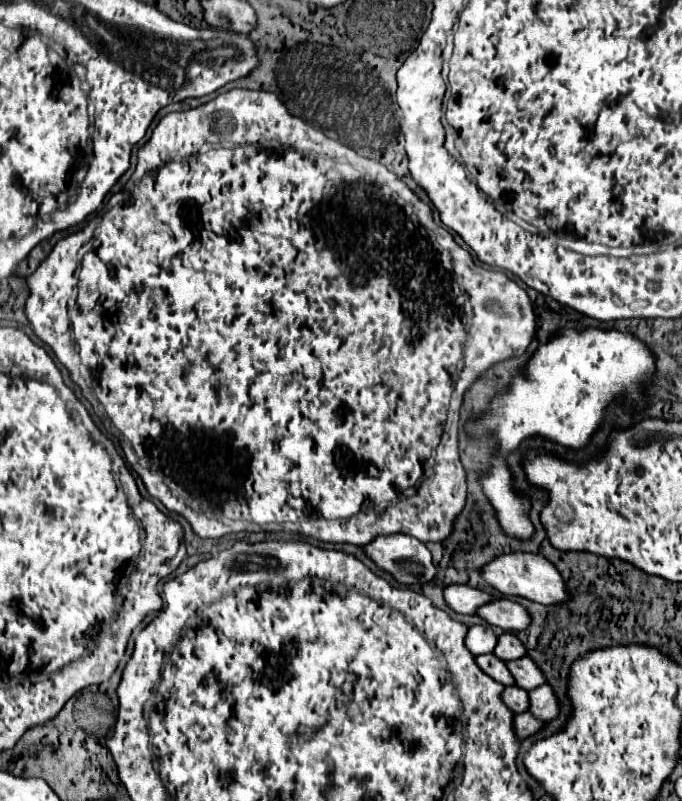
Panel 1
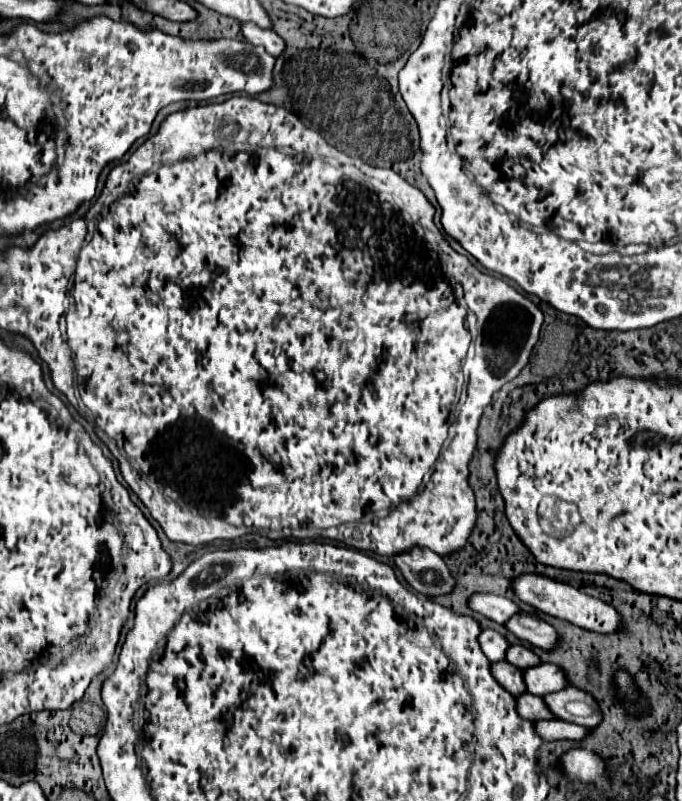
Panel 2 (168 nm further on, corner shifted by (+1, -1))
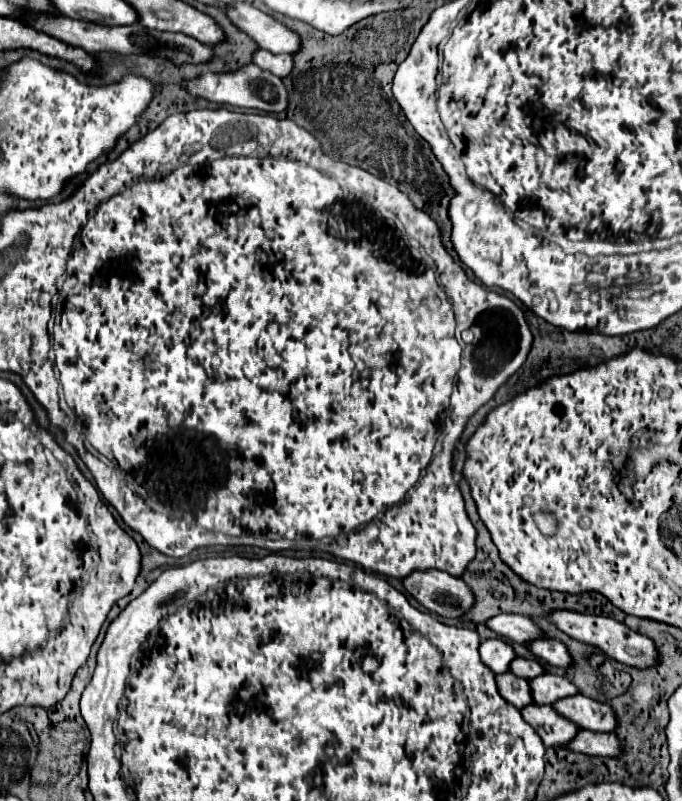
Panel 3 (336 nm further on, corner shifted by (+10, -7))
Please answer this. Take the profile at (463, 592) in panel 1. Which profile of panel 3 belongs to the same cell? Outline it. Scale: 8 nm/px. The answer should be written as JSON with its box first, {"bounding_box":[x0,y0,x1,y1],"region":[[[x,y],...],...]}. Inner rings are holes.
{"bounding_box":[488,614,546,646],"region":[[[498,614],[488,620],[488,628],[524,646],[530,644],[530,640],[538,640],[546,636],[532,618],[520,616],[520,614]]]}

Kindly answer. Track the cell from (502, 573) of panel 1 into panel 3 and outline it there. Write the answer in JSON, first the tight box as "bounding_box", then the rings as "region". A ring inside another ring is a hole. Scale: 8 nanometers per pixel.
{"bounding_box":[550,610,658,668],"region":[[[556,610],[550,620],[562,630],[566,632],[570,638],[576,638],[584,644],[596,646],[600,648],[604,654],[608,654],[610,658],[626,664],[626,666],[634,666],[634,668],[652,668],[654,664],[658,664],[658,650],[656,644],[644,636],[638,634],[634,630],[630,630],[628,626],[612,620],[612,618],[604,618],[604,616],[592,616],[592,614],[580,614],[580,612],[568,612],[568,610]]]}

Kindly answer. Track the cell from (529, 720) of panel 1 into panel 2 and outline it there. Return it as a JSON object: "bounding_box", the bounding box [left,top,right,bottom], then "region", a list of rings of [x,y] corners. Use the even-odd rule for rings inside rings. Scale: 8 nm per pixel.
{"bounding_box":[533,720,587,742],"region":[[[539,720],[539,722],[533,722],[533,724],[535,724],[537,734],[545,742],[563,740],[563,738],[581,740],[585,736],[585,732],[587,732],[587,728],[577,726],[577,724],[571,724],[571,722],[565,722],[565,720]]]}

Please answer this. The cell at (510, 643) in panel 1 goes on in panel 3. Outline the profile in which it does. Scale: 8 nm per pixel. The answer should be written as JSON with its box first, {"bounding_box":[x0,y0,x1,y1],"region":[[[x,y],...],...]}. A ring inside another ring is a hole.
{"bounding_box":[510,658,544,680],"region":[[[516,658],[516,660],[512,662],[510,672],[512,672],[512,674],[516,674],[516,676],[520,676],[520,678],[532,680],[532,678],[536,678],[536,676],[544,674],[544,668],[542,668],[542,664],[540,664],[540,662],[536,662],[536,660]]]}

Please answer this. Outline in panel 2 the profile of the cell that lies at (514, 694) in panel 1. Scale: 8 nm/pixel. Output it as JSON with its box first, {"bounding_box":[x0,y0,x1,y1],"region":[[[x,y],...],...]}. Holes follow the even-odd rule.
{"bounding_box":[515,692,553,720],"region":[[[525,692],[525,694],[517,696],[515,700],[517,700],[517,714],[525,720],[549,720],[549,718],[553,718],[549,708],[543,704],[541,696],[533,696],[533,694]]]}

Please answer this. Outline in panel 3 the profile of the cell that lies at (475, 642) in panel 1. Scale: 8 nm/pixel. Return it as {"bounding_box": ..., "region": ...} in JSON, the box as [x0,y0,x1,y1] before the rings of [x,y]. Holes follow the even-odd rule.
{"bounding_box":[480,638,516,674],"region":[[[494,638],[494,640],[484,640],[480,644],[480,658],[492,672],[504,674],[510,670],[510,662],[516,658],[516,652],[508,642]]]}

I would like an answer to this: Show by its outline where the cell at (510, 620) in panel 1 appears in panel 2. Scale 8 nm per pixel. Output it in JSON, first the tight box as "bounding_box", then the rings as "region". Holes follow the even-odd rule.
{"bounding_box":[505,612,557,650],"region":[[[525,612],[513,614],[505,622],[505,628],[511,634],[515,634],[519,640],[525,640],[533,646],[539,646],[539,648],[545,648],[545,650],[551,650],[551,648],[557,646],[555,628],[551,624],[547,624],[545,620],[541,620],[539,616],[525,614]]]}

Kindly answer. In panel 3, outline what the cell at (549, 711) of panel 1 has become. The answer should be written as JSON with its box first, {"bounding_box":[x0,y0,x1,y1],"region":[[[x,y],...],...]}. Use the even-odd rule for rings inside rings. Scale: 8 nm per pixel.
{"bounding_box":[554,694,618,732],"region":[[[584,694],[562,698],[562,700],[558,700],[554,704],[554,708],[562,716],[570,718],[572,722],[576,722],[580,728],[586,728],[586,730],[614,732],[614,728],[618,724],[616,714],[614,714],[610,704],[592,700],[592,698],[584,696]]]}

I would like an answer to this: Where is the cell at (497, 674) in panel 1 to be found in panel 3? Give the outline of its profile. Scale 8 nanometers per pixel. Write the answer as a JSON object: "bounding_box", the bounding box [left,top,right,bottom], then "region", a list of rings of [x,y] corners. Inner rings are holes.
{"bounding_box":[496,672,534,710],"region":[[[506,672],[506,674],[498,674],[498,676],[496,676],[496,682],[498,682],[500,694],[502,694],[510,704],[514,704],[518,710],[534,702],[528,680],[518,678],[518,676],[514,676],[512,672]]]}

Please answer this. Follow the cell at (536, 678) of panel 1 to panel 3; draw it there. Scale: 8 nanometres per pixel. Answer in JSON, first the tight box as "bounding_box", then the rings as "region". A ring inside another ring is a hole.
{"bounding_box":[530,674,578,704],"region":[[[544,674],[534,680],[530,680],[532,686],[532,698],[536,704],[554,704],[556,700],[562,700],[566,696],[578,694],[578,686],[570,682],[566,676],[556,674]]]}

